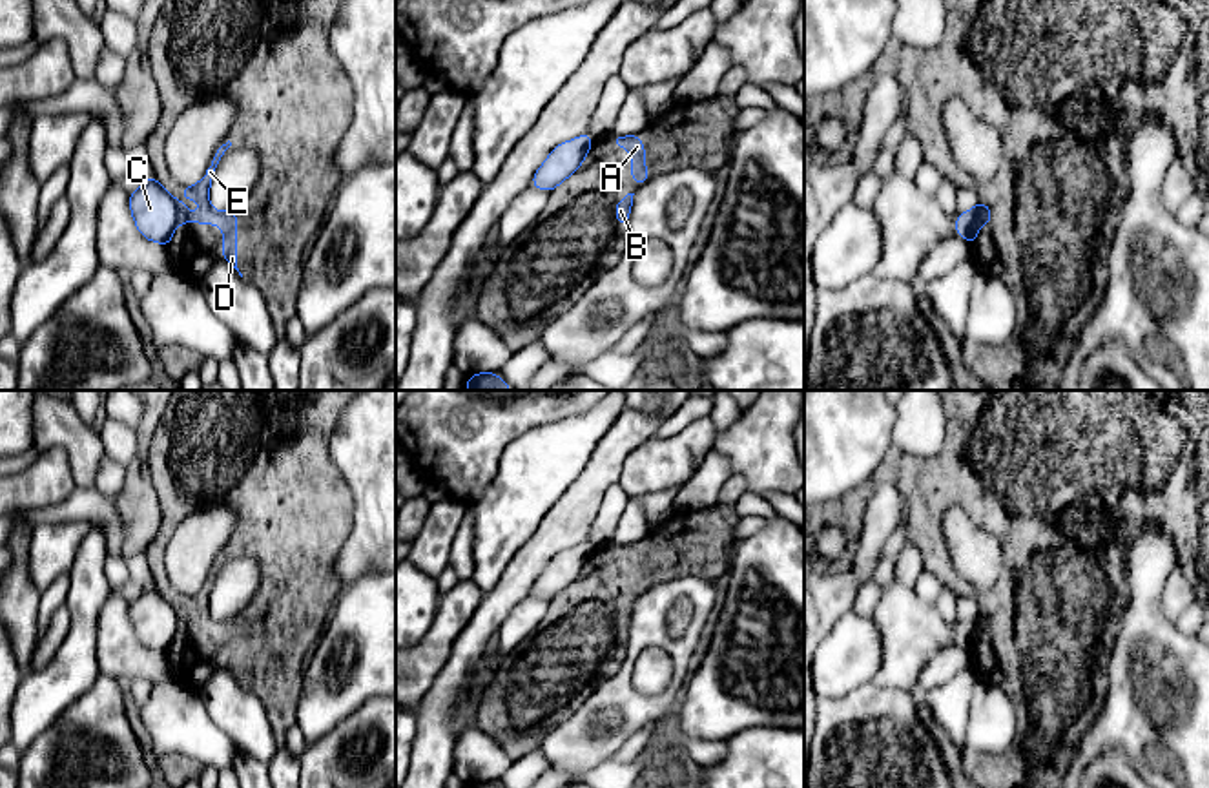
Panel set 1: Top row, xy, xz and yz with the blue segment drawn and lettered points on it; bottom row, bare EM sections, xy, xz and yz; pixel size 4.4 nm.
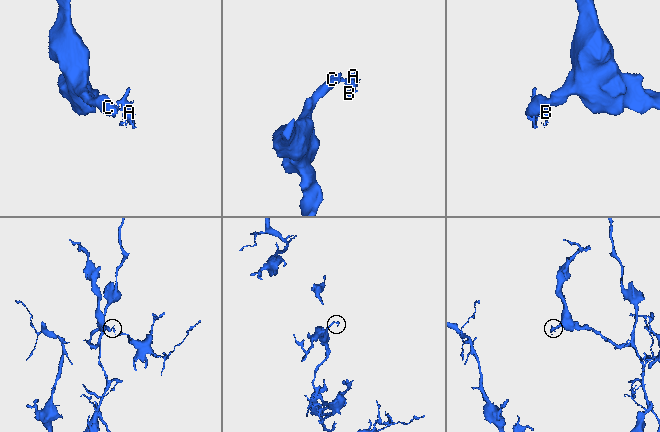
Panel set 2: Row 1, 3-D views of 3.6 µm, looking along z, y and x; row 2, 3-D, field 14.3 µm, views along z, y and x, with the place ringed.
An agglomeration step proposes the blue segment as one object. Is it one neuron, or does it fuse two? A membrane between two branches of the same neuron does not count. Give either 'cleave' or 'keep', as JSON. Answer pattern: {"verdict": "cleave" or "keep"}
{"verdict": "cleave"}

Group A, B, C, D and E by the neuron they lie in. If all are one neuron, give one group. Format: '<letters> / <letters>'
A B D E / C

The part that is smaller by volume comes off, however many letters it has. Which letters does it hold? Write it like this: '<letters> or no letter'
A, B, D, E

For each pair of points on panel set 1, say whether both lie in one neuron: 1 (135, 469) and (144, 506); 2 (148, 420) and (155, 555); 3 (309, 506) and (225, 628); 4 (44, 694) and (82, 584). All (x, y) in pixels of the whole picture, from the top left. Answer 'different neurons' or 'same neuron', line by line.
1: same neuron
2: different neurons
3: same neuron
4: same neuron

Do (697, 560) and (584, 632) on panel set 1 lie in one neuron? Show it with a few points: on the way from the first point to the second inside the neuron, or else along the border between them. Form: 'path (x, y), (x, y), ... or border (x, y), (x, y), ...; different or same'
path (668, 560), (653, 560), (611, 602); same

